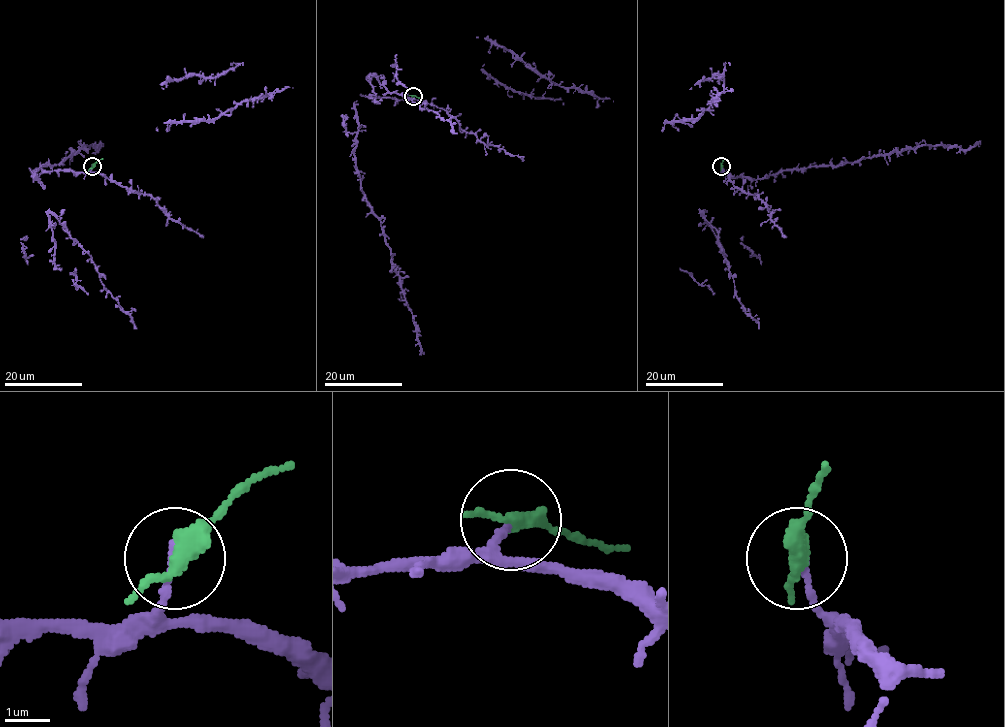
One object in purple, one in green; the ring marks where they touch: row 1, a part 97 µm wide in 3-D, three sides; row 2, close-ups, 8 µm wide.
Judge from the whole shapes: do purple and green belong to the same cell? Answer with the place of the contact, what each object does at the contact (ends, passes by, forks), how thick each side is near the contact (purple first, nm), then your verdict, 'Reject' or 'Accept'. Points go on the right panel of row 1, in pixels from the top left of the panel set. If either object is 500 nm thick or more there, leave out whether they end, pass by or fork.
Place: (721, 166). At the ring purple ends. At the ring green passes by. Thickness 170 nm (purple) against 360 nm. Reject

